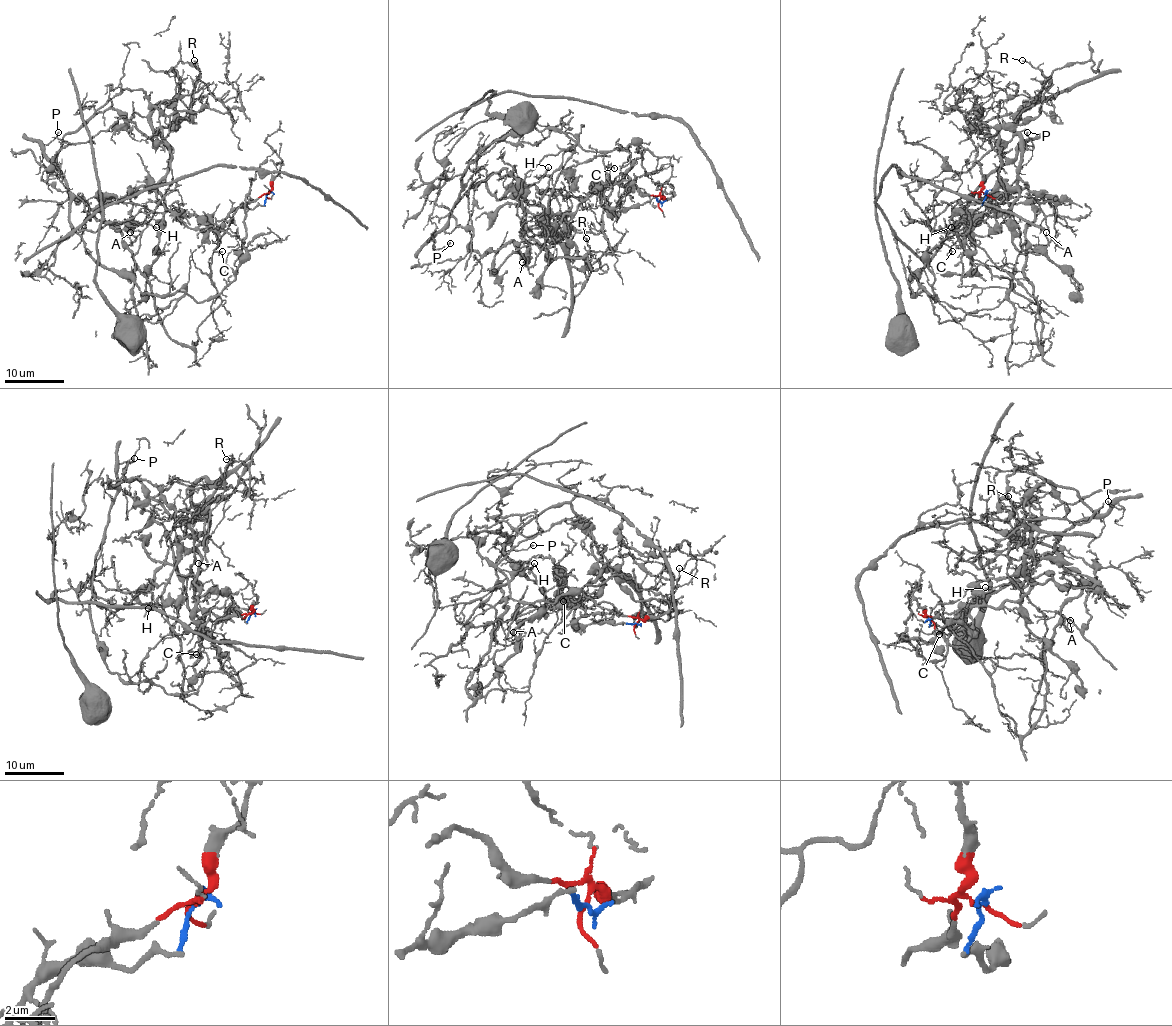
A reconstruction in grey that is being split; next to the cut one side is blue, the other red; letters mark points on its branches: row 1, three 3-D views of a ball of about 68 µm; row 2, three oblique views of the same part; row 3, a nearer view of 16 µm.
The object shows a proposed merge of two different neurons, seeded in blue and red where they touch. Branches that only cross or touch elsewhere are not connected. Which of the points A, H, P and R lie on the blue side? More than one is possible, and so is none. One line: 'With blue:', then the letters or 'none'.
With blue: H, P, R

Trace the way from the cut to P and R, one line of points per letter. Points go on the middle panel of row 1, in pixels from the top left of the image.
P: (659, 200), (613, 212), (591, 193), (554, 237), (541, 206), (498, 199), (477, 182), (432, 246), (450, 243)
R: (659, 200), (613, 212), (591, 193), (550, 234), (561, 237), (544, 236), (567, 237), (590, 264), (585, 239)

